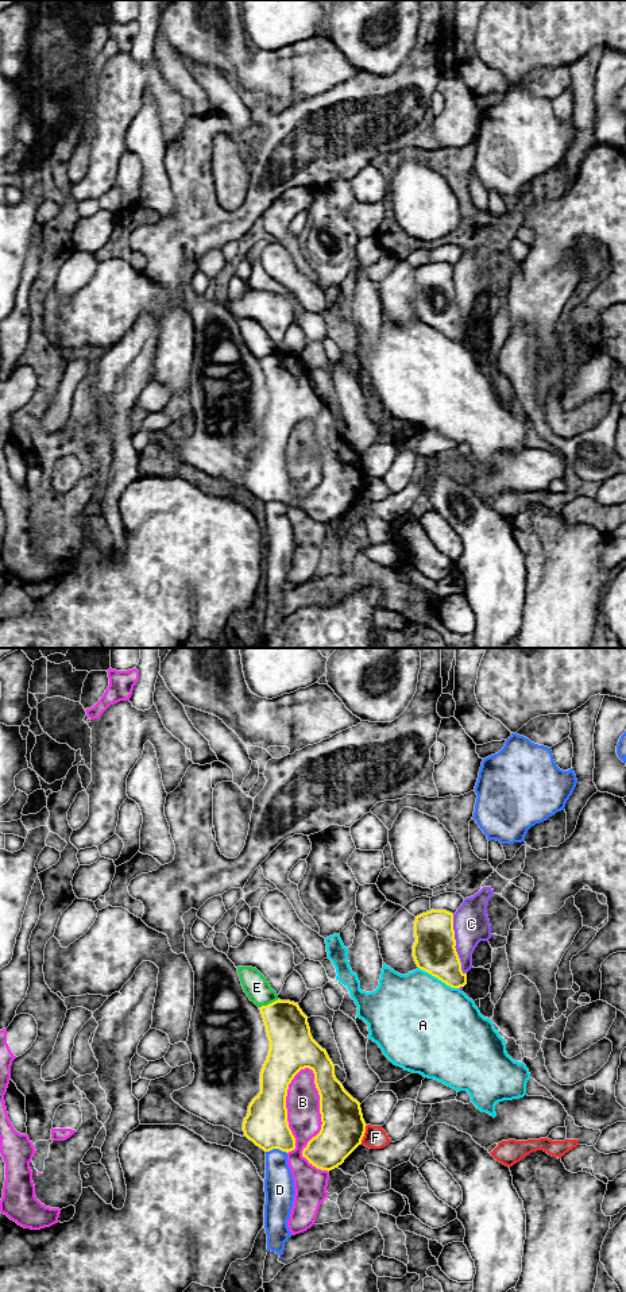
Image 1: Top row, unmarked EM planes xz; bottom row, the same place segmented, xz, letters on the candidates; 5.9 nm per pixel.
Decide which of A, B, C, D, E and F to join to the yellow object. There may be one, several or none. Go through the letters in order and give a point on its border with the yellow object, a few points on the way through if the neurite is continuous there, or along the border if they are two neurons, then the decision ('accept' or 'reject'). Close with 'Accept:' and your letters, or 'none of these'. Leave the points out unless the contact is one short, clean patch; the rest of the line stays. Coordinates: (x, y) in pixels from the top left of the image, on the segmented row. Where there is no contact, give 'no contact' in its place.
A: contact xz (439, 979); reject
B: contact xz (321, 1121); reject
C: contact xz (455, 944); reject
D: contact xz (277, 1148); reject
E: contact xz (270, 1003); border xz (278, 999), (259, 1007); reject
F: contact xz (363, 1134); border xz (367, 1125), (360, 1142); reject
Accept: none of these

